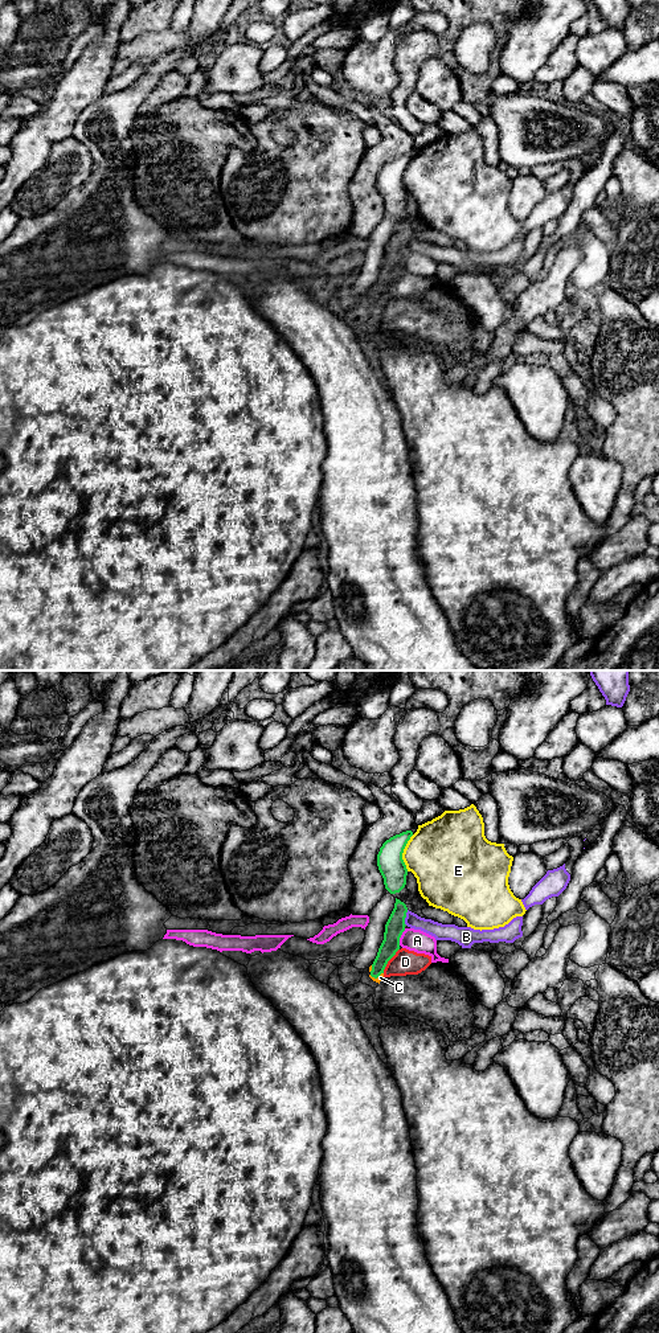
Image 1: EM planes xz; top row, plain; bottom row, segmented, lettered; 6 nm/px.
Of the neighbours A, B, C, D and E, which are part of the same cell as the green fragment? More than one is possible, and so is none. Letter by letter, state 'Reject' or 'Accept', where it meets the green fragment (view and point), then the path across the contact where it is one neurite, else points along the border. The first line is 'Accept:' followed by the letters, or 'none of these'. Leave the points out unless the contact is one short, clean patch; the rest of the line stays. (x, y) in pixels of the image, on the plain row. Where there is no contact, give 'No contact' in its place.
Accept: C
A: Reject. Touches green at xz (400, 259)
B: Reject. Touches green at xz (405, 240). Boundary: xz (408, 233), (405, 247)
C: Accept. Touches green at xz (376, 300). Path across: xz (391, 267), (376, 292), (376, 300), (380, 300)
D: Reject. Touches green at xz (389, 282). Boundary: xz (398, 271), (383, 295)
E: Reject. Touches green at xz (402, 175). Boundary: xz (413, 158), (402, 176), (406, 193)

